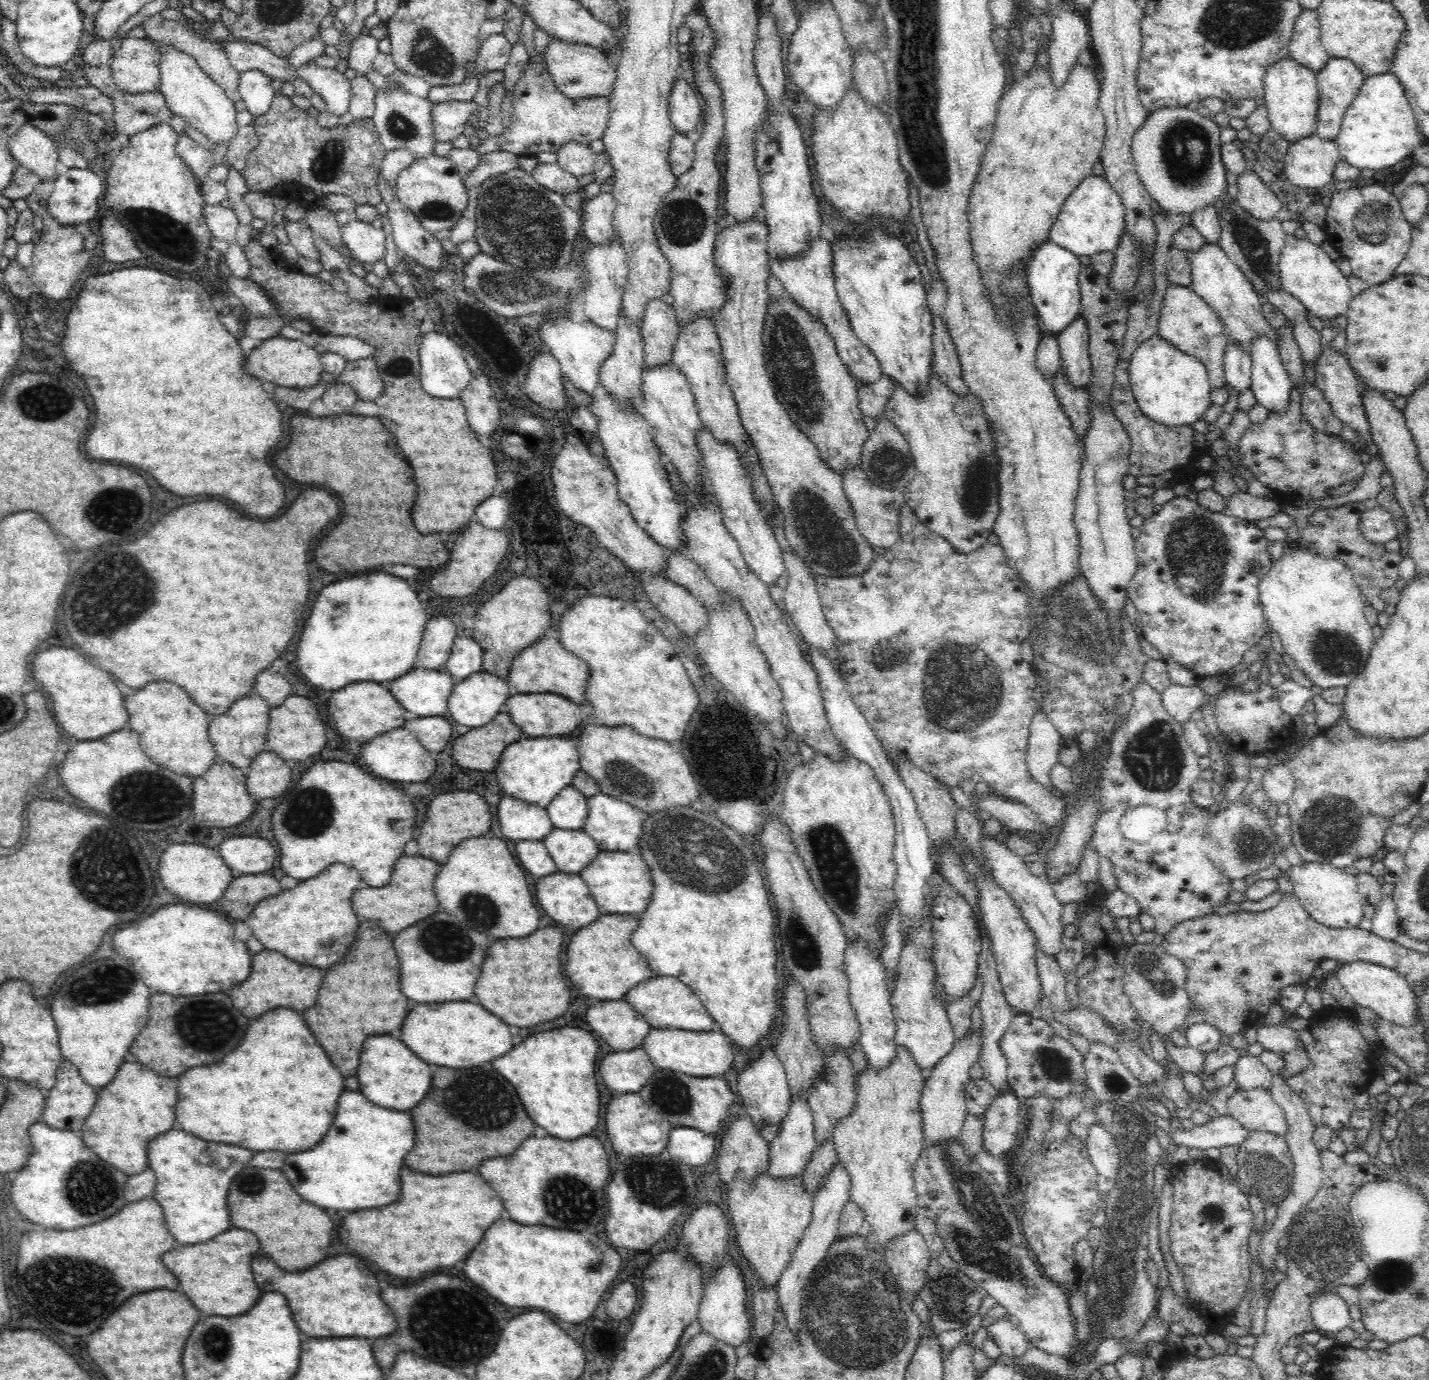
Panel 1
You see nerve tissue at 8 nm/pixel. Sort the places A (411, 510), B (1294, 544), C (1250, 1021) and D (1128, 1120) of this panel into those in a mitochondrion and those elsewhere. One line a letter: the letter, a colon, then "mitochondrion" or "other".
A: other
B: other
C: other
D: mitochondrion

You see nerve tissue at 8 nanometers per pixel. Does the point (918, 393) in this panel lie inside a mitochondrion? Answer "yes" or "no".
no

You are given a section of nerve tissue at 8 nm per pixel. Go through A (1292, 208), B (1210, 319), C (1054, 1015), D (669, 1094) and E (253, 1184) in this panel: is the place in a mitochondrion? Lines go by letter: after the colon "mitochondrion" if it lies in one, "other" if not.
A: other
B: other
C: other
D: mitochondrion
E: mitochondrion

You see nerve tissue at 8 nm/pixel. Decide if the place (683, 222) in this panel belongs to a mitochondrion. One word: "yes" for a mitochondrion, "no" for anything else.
yes

